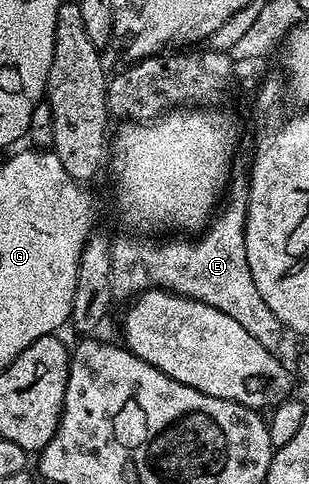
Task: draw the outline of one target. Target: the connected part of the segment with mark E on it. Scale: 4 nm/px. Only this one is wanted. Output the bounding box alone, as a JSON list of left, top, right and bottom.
[111,178,283,352]

